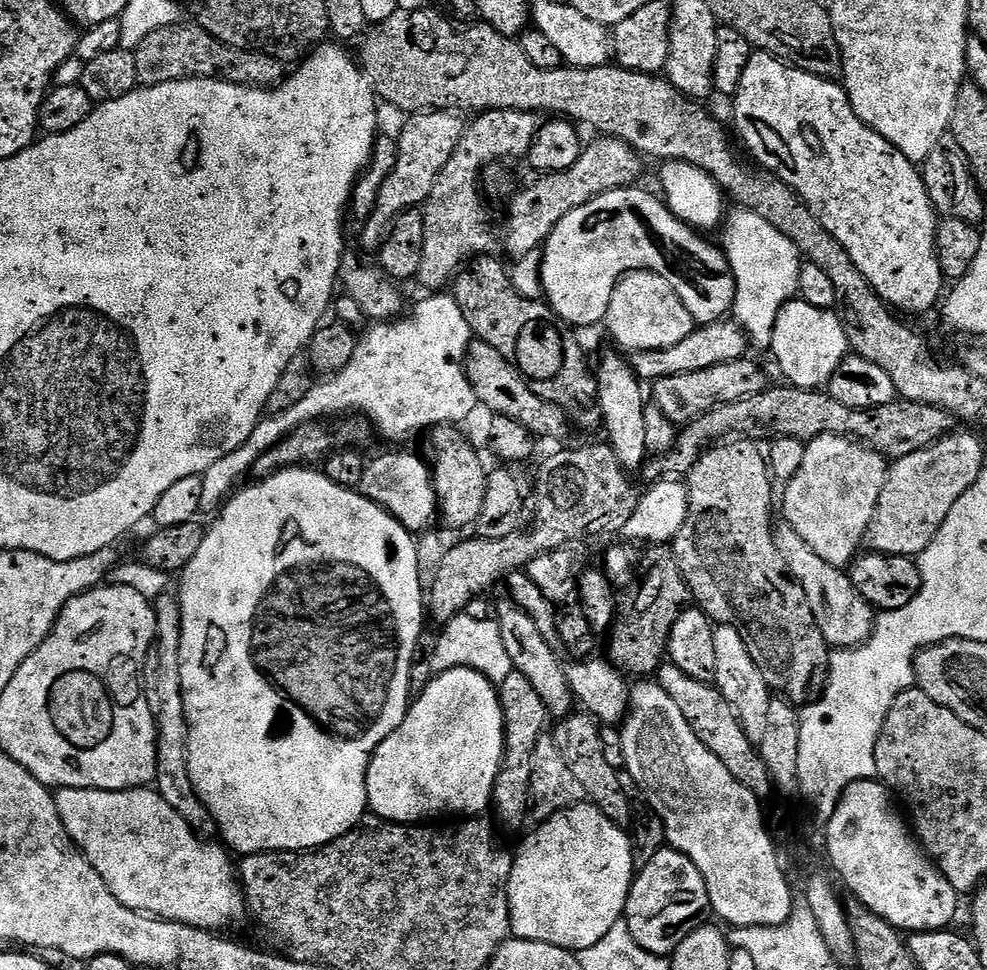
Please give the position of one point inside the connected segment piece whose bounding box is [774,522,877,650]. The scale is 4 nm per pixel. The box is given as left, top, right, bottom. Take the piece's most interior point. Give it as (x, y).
(846, 620)

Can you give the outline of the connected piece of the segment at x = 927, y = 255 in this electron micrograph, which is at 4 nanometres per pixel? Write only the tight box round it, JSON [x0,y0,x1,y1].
[734,50,946,314]

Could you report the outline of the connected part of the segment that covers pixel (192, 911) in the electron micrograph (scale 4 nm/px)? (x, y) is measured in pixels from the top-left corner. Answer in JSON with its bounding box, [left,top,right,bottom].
[55,787,246,930]

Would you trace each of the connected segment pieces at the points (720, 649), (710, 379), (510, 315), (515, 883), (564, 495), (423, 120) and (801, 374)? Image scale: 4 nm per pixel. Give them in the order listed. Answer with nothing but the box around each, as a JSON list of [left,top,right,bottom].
[[714,625,774,745],[650,358,769,426],[452,254,562,357],[508,802,634,954],[426,443,641,626],[360,110,466,254],[770,298,850,390]]

